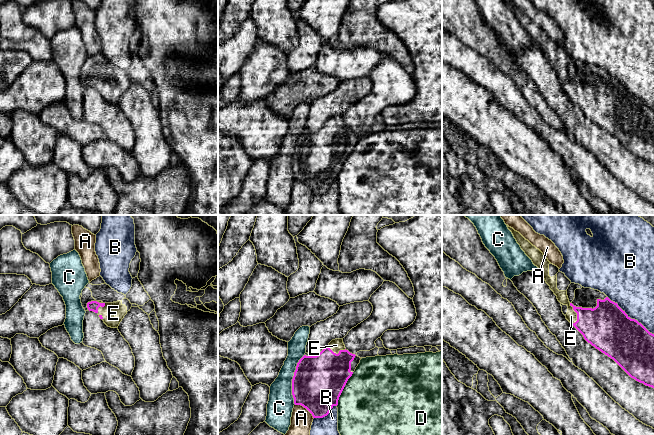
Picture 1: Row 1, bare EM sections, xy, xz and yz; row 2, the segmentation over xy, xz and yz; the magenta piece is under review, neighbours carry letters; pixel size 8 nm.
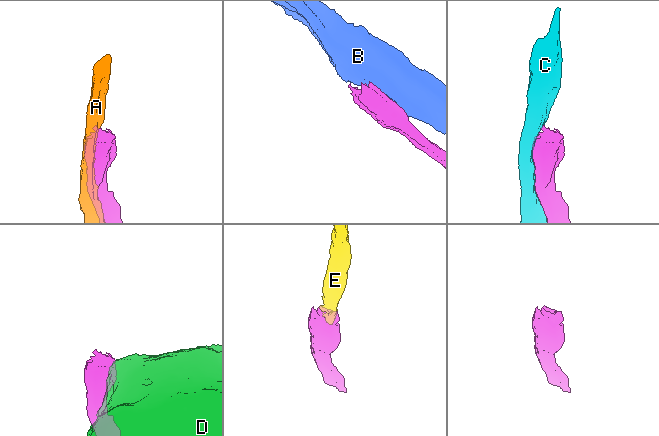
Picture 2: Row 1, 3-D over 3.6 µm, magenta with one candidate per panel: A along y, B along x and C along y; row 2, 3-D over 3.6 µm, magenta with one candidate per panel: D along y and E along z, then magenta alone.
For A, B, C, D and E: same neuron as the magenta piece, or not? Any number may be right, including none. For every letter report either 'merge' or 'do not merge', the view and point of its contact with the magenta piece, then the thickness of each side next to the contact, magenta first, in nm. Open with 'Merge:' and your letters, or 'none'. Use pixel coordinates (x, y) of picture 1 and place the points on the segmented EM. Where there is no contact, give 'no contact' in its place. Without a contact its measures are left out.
Merge: E
A: do not merge; contact xz (305, 407); calibres 420 and 170 nm
B: do not merge; contact yz (629, 317); calibres 380 and 360 nm
C: do not merge; contact xz (292, 379); calibres 420 and 220 nm
D: do not merge; contact xz (343, 388); calibres 420 and 500 nm
E: merge; contact yz (576, 312); calibres 340 and 90 nm

